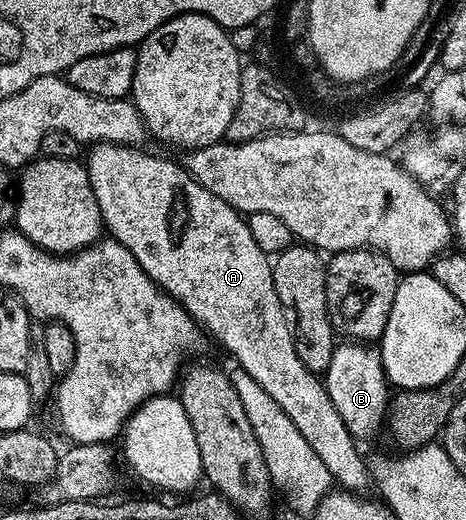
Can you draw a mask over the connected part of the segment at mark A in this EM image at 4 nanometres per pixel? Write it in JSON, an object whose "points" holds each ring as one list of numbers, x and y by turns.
{"points":[[94,143,91,144,92,151,86,155,86,166,88,168,88,176,90,177,90,189,94,189,94,198,98,201,98,209,102,213,102,221,104,222,104,231,111,238,116,239,122,245,126,245,126,249,130,249,130,253,134,253,134,257,138,261,138,265,142,265,142,269,151,277,158,286,165,291,171,299,175,299,180,306,185,307,190,312,193,319,200,324,205,332,209,333,236,359,236,365,244,372,250,374,258,385,262,385,269,393,274,401,278,402,279,407,293,421,298,433,302,433,302,437,306,437,306,445,310,445,310,449,314,449,314,453,318,453,318,457,322,459,322,465,326,465,326,469,330,469,333,480,346,492,364,493,367,487,370,487,370,476,368,474,368,465,365,456,360,456,357,440,353,439,350,429,346,429,346,421,342,421,342,417,338,416,333,402,330,401,329,393,325,389,323,382,315,372,310,372,302,365,301,358,294,349,292,327,286,321,285,311,282,309,281,302,278,301,278,295,274,289,272,263,270,257,255,244,254,237,251,236,249,225,245,216,227,205,226,201,222,201,220,197,215,197,214,193,210,193,210,189,203,187,196,178,188,172,179,162,176,163,172,159,163,159,160,155,151,155,148,151,140,151,139,146,124,147,121,143]]}

